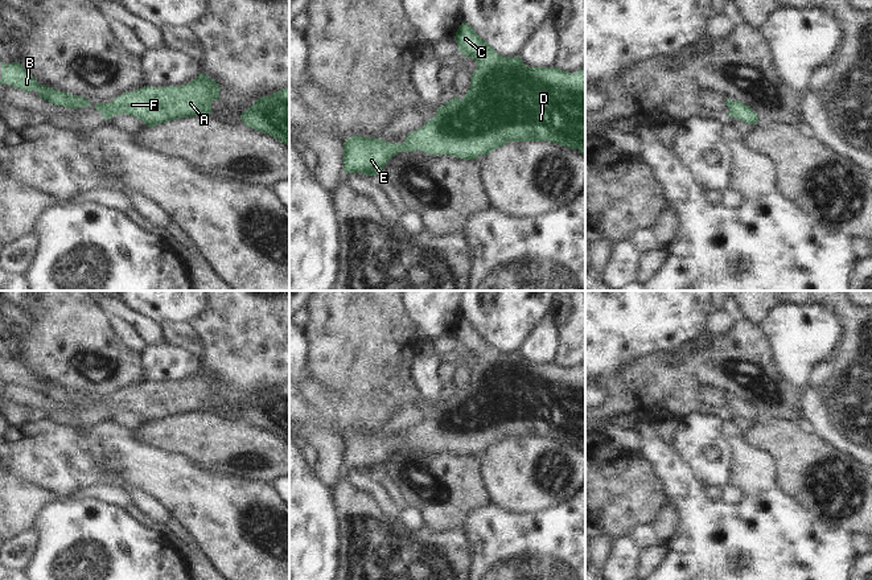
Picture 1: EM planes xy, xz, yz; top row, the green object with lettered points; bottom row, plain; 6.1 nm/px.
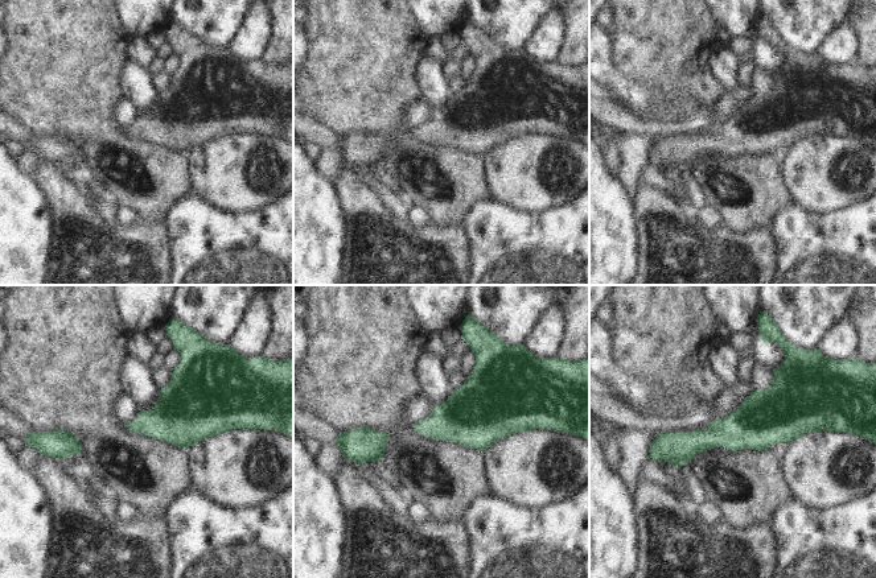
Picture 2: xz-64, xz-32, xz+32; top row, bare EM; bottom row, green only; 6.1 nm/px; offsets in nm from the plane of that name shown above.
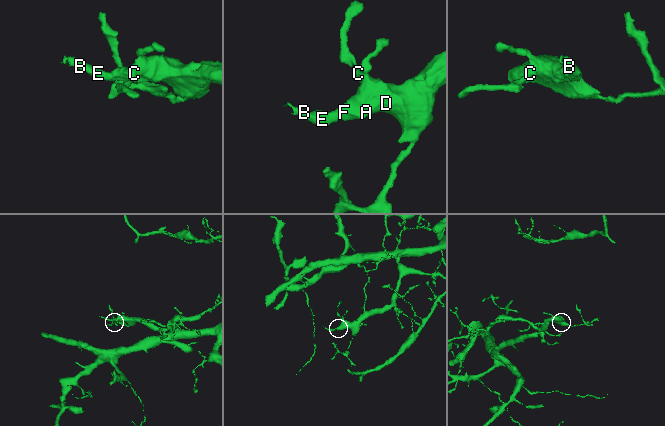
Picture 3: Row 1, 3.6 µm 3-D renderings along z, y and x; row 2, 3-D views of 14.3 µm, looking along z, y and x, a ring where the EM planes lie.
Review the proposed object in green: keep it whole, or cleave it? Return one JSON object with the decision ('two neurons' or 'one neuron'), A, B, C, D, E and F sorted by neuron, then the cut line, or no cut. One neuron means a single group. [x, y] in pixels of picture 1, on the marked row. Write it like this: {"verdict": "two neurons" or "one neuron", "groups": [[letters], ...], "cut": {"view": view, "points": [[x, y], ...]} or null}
{"verdict": "one neuron", "groups": [["A", "B", "C", "D", "E", "F"]], "cut": null}

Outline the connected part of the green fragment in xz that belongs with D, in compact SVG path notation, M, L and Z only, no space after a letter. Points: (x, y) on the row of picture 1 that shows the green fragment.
M462 22L454 36L458 52L472 57L477 69L462 99L453 96L436 115L406 136L404 143L351 136L344 143L345 173L381 174L387 161L402 151L448 155L465 160L488 156L507 141L551 141L585 155L585 67L568 73L558 67L528 67L522 57L502 57L474 29Z

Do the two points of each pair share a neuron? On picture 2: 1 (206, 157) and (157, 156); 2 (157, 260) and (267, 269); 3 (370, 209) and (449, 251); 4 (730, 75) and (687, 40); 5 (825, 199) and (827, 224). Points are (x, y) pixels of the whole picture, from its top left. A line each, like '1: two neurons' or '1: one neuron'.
1: two neurons
2: two neurons
3: one neuron
4: two neurons
5: two neurons

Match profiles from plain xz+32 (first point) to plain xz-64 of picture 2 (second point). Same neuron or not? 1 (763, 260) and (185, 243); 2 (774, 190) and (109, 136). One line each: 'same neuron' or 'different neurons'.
1: different neurons
2: same neuron

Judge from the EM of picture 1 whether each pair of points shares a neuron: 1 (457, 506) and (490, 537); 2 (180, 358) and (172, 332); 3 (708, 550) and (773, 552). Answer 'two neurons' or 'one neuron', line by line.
1: two neurons
2: two neurons
3: one neuron

